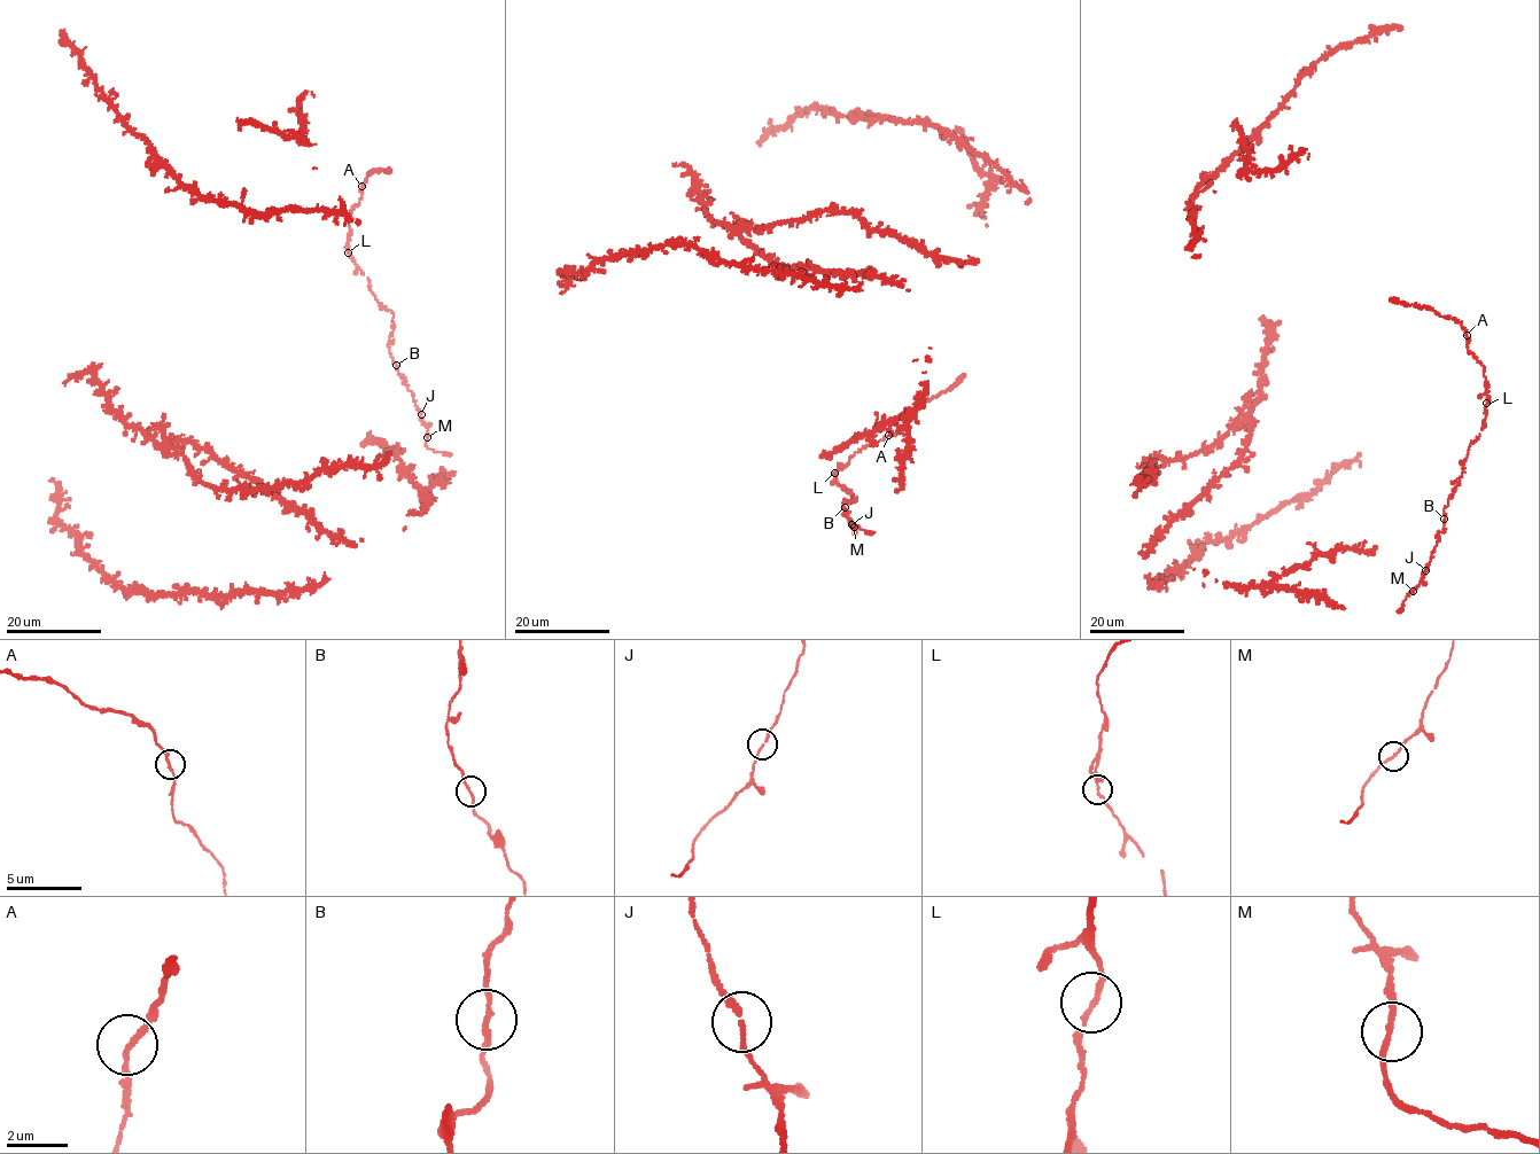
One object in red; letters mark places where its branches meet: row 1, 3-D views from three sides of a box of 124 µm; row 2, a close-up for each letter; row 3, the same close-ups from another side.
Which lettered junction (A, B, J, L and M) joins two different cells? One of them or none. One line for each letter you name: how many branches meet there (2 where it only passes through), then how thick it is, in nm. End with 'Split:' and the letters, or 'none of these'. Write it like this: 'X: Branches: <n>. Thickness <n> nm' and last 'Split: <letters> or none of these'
Split: none of these

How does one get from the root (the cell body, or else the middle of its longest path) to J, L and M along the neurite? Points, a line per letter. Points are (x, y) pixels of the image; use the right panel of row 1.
J: (1445, 519), (1443, 531), (1425, 570)
L: (1445, 519), (1447, 498), (1464, 469), (1462, 462), (1469, 444), (1480, 435), (1487, 404)
M: (1445, 519), (1422, 583), (1413, 591)

